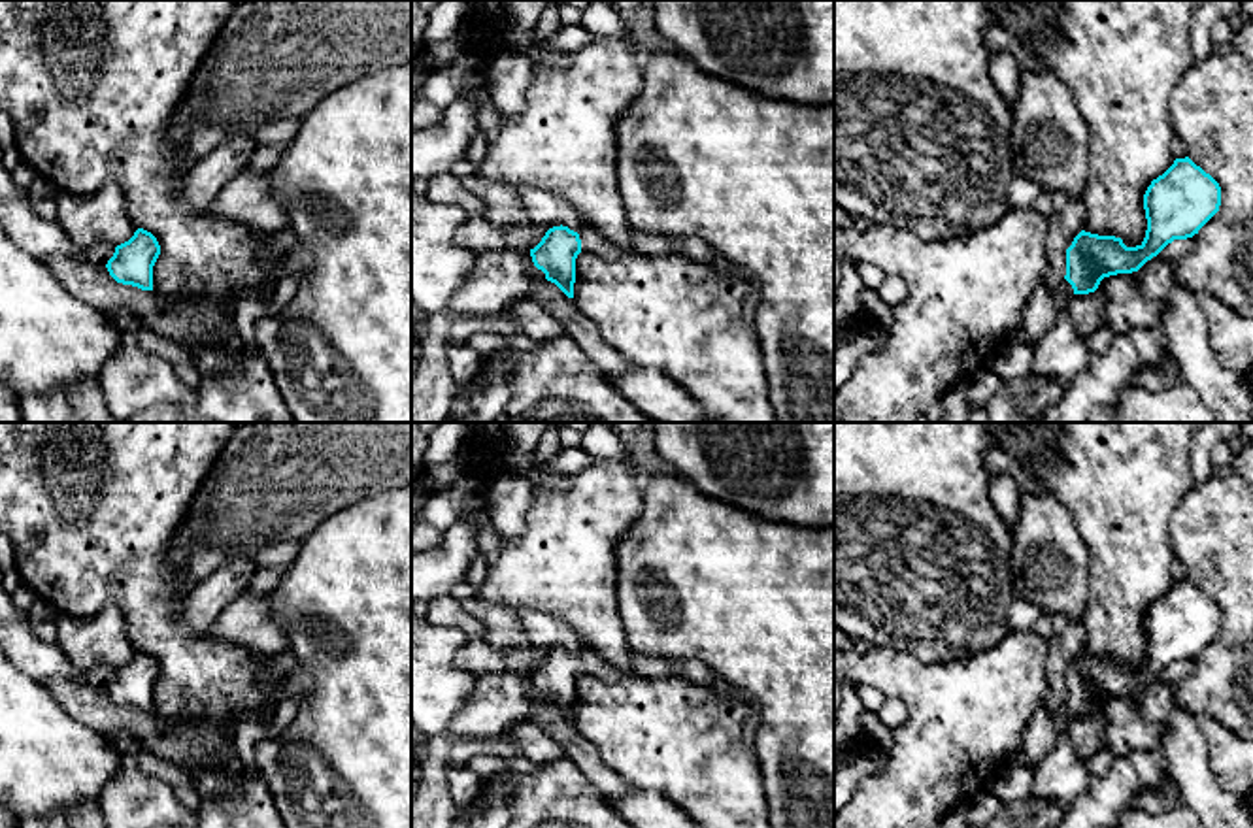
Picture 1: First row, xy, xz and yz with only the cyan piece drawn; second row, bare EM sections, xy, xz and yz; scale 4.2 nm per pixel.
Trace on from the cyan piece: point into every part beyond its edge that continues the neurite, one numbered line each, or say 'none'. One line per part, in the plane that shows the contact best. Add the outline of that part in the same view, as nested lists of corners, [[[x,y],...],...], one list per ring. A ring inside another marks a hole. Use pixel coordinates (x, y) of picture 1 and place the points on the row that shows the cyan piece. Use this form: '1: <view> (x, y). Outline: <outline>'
1: xz (591, 242). Outline: [[[583,223],[581,228],[577,230],[577,234],[581,240],[583,253],[593,253],[593,255],[596,255],[600,258],[608,258],[608,260],[626,255],[625,249],[611,243],[604,236],[600,236],[589,223]]]

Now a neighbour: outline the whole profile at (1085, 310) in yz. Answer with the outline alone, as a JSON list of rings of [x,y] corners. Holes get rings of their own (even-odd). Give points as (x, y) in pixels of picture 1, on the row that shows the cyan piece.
[[[1098,290],[1089,294],[1074,294],[1072,302],[1066,307],[1070,321],[1076,326],[1076,332],[1085,339],[1100,326],[1102,321],[1102,294]]]

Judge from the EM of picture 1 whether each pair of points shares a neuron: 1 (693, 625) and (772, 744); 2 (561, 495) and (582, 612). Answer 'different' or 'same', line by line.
1: same
2: same

